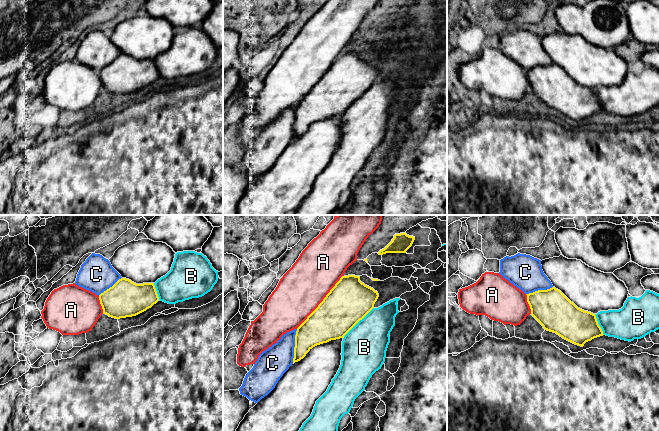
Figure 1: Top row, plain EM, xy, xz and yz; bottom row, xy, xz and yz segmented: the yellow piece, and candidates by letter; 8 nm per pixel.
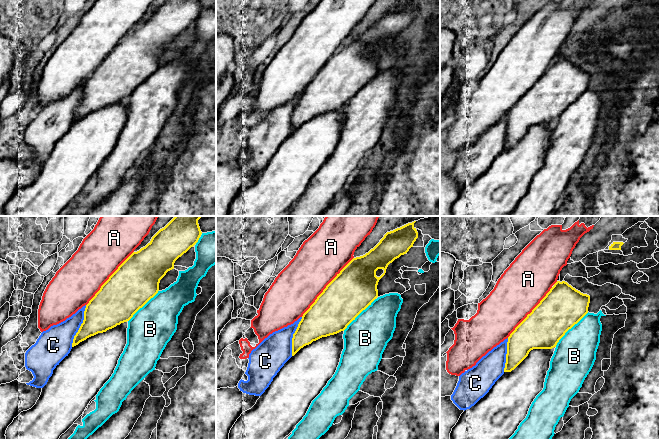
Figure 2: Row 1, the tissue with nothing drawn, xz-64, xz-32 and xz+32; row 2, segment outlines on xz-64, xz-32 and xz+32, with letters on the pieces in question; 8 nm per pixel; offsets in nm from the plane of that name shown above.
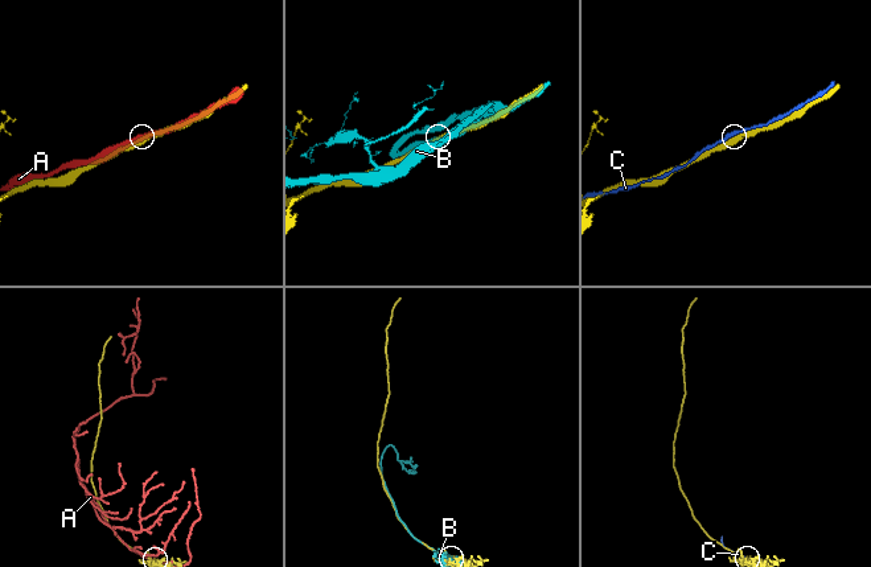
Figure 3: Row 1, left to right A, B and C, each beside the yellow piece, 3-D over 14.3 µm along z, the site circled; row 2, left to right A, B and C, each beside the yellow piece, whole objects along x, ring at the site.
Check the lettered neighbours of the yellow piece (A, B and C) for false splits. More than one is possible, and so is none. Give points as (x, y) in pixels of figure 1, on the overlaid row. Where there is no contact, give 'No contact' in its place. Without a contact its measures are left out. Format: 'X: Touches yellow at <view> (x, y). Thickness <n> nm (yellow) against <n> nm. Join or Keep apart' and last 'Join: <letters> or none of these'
A: Touches yellow at xz (321, 302). Thickness 360 nm (yellow) against 380 nm. Keep apart
B: Touches yellow at xz (357, 322). Thickness 360 nm (yellow) against 360 nm. Keep apart
C: Touches yellow at xz (295, 346). Thickness 260 nm (yellow) against 240 nm. Join
Join: C

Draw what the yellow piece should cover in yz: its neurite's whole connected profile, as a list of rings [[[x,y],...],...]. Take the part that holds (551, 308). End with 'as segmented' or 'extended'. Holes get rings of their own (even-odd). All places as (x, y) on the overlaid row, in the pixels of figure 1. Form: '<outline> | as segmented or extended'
[[[520,253],[511,257],[506,256],[500,260],[499,274],[527,295],[531,315],[545,330],[581,347],[586,342],[604,335],[595,314],[578,308],[552,285],[542,270],[541,260]]] | extended

